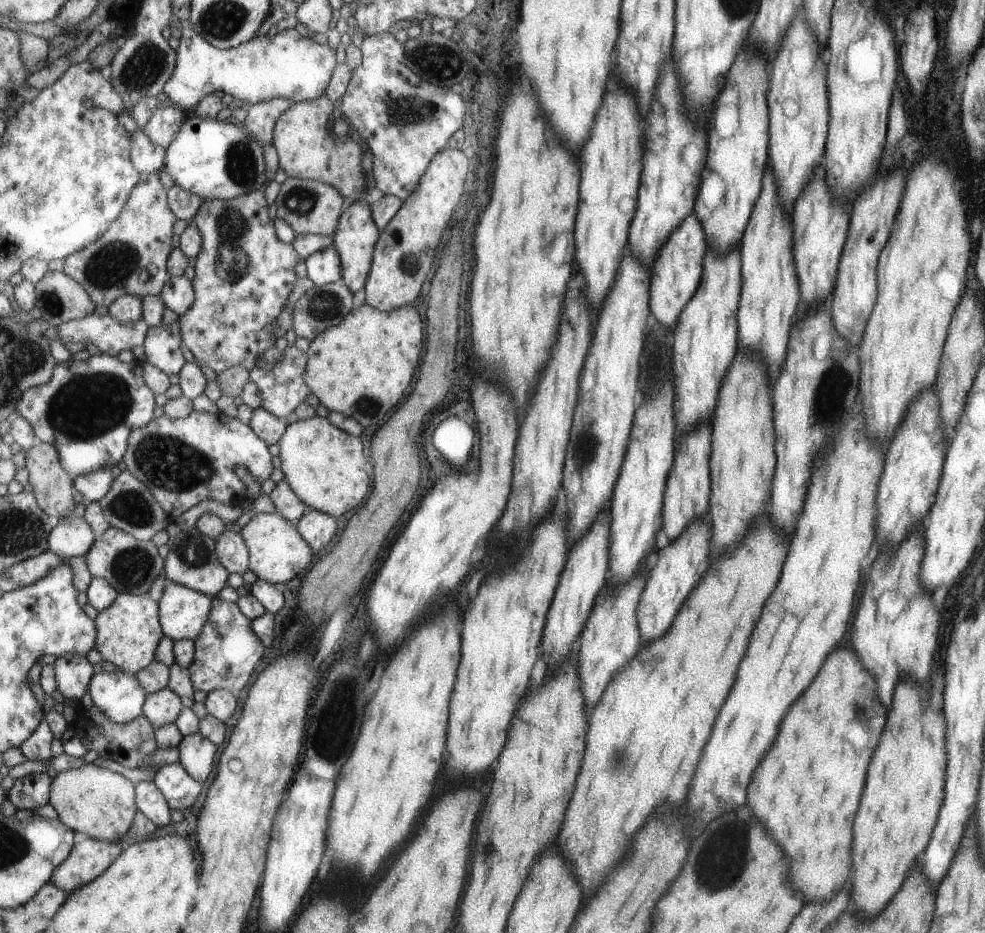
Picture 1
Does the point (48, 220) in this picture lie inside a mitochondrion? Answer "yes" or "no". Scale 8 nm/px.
no

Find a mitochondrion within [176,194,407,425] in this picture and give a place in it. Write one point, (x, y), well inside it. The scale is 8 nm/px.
(232, 263)

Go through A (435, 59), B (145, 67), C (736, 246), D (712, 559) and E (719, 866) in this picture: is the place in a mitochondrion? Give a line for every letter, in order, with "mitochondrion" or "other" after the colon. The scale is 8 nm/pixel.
A: mitochondrion
B: mitochondrion
C: other
D: other
E: mitochondrion

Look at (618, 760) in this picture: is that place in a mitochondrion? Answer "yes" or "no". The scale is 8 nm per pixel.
yes

